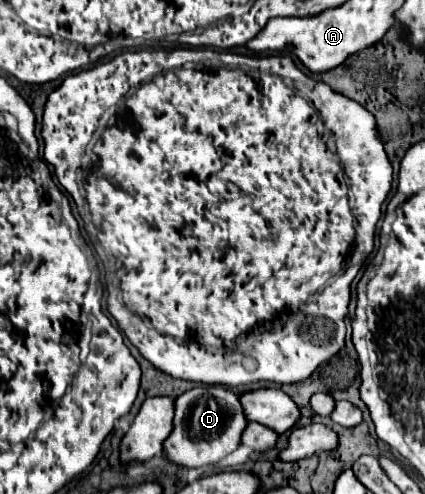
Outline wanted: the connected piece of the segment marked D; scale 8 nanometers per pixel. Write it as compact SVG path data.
M197 386L175 398L175 420L171 436L163 442L163 454L167 454L173 466L191 470L205 464L217 464L227 454L231 454L241 440L247 420L239 404L239 396L231 390Z

